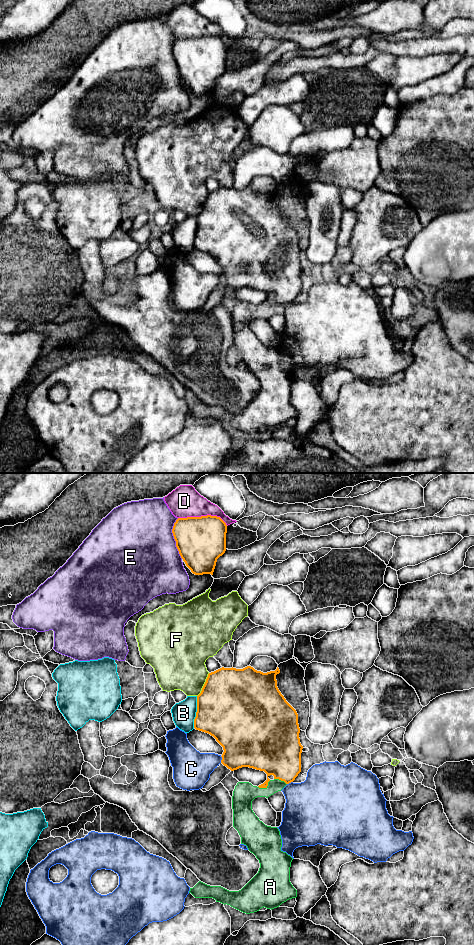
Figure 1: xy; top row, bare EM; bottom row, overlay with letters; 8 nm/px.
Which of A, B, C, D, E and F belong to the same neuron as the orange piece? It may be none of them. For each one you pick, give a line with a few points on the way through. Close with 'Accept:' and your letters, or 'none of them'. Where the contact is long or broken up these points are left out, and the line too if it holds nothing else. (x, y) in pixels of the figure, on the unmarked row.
A: across xy (276, 278), (270, 287), (265, 307), (261, 311), (244, 313)
Accept: A

